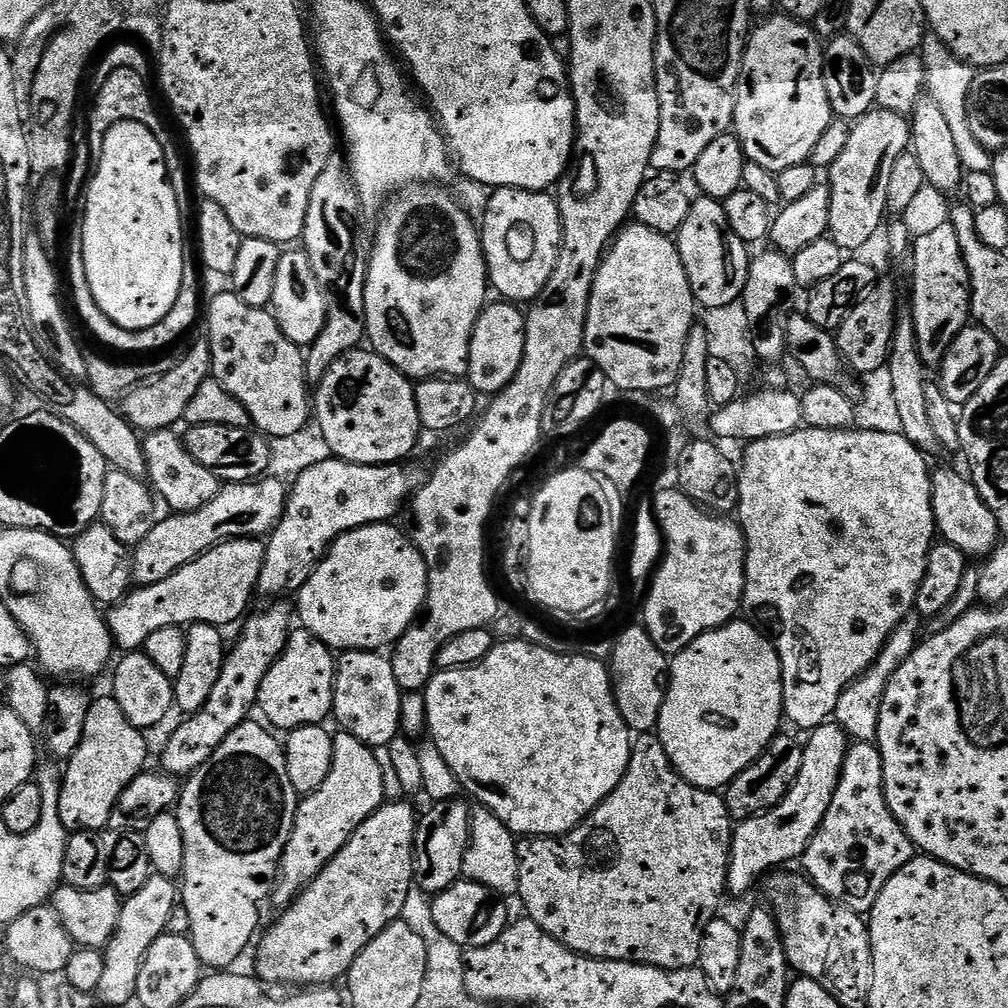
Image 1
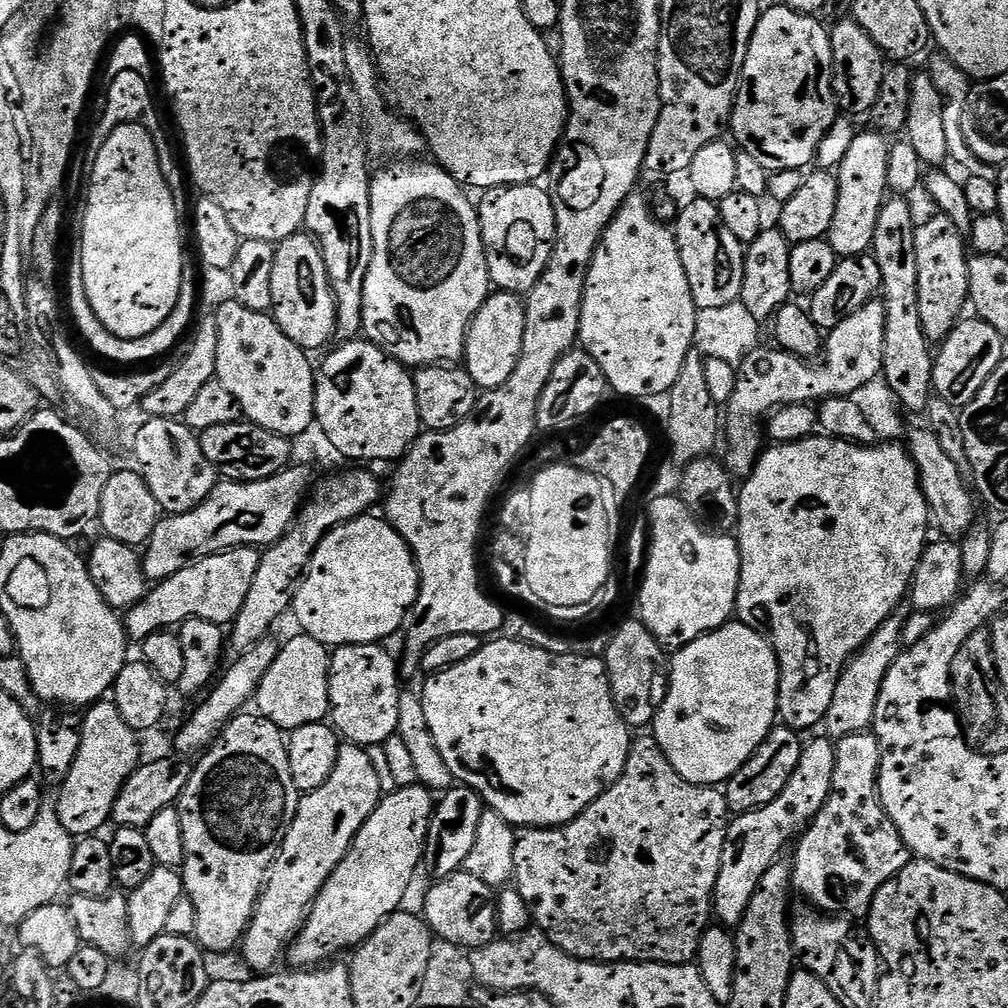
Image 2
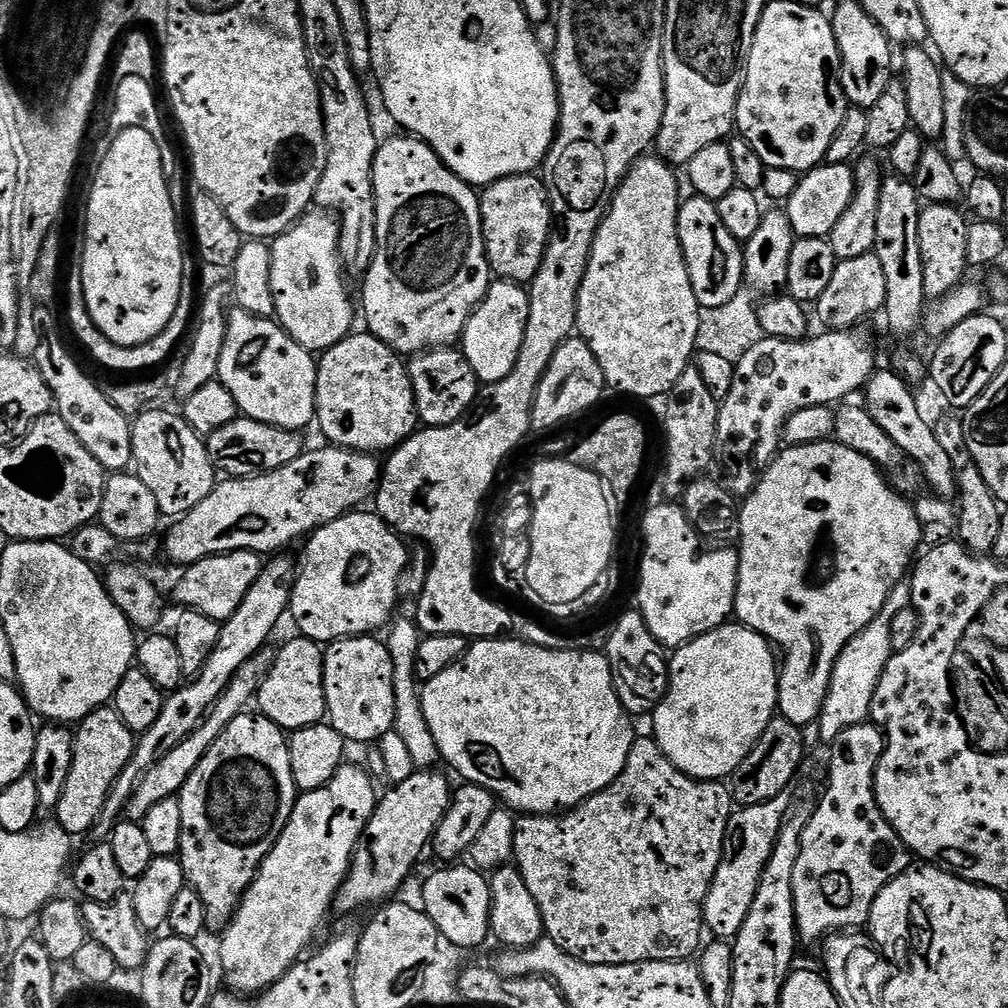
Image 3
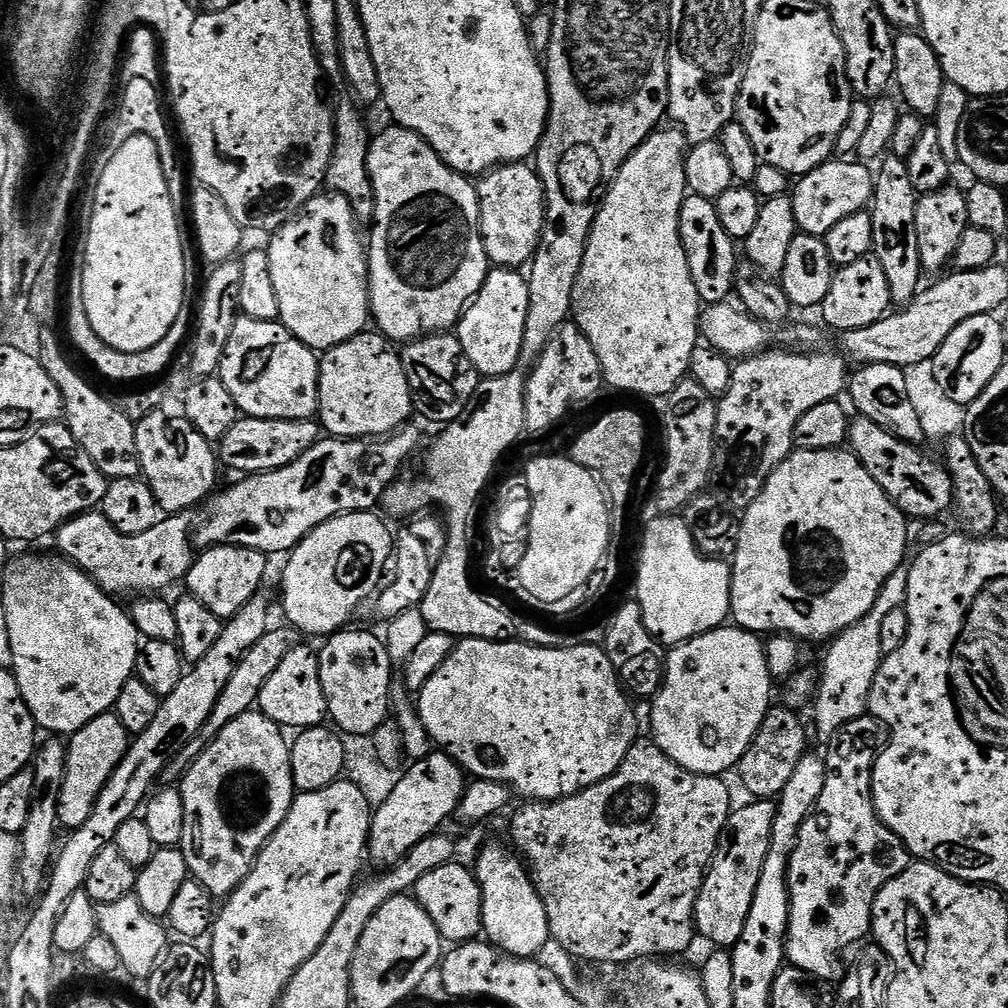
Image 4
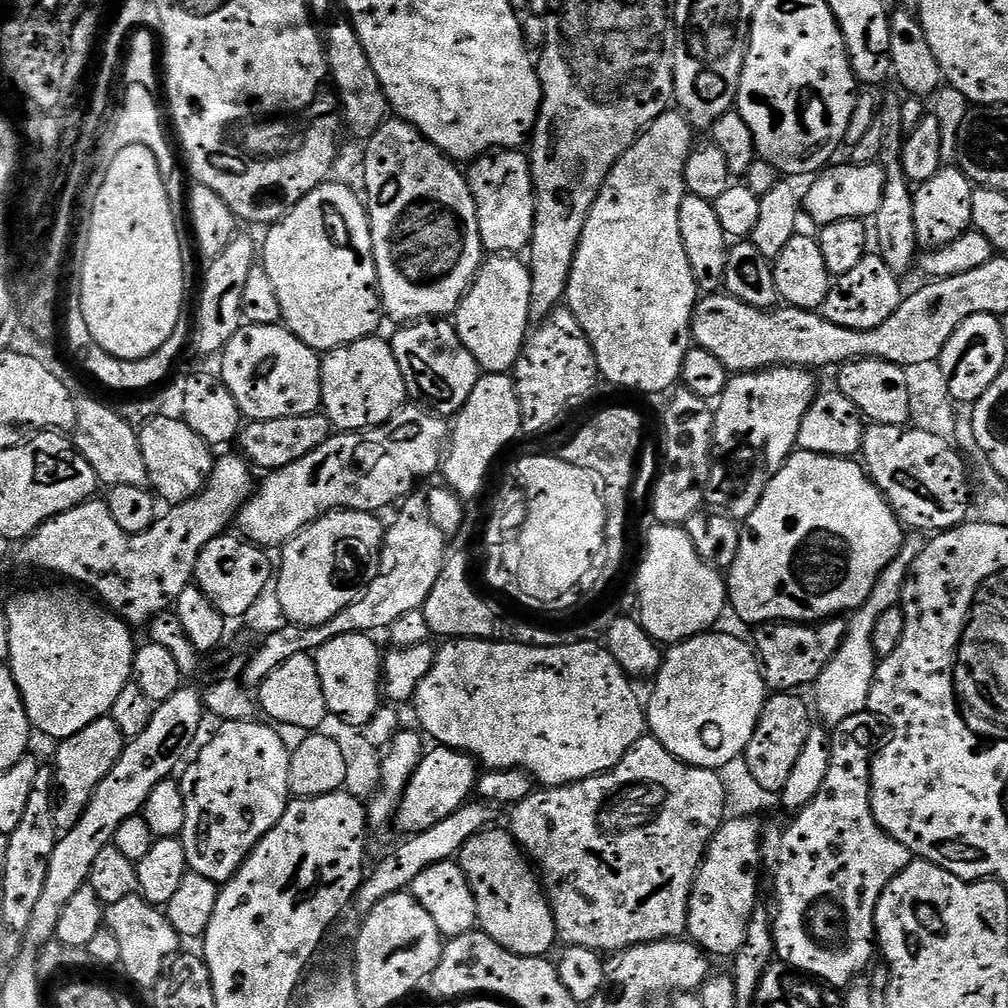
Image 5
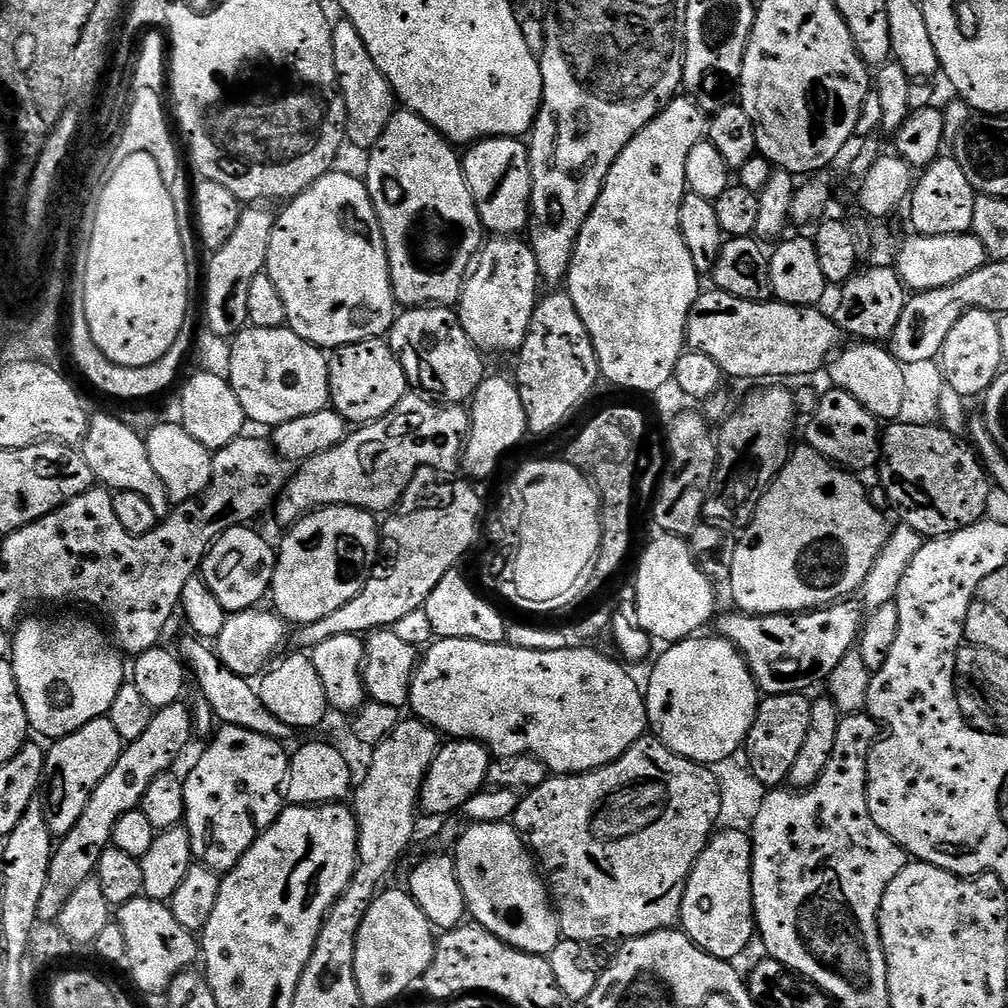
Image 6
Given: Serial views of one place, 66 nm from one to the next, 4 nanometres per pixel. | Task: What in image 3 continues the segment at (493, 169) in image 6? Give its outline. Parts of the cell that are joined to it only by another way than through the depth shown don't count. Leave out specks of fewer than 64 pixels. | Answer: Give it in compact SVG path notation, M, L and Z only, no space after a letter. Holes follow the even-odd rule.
M536 174L507 176L487 185L479 197L489 269L501 280L527 285L538 274L554 223L545 181Z

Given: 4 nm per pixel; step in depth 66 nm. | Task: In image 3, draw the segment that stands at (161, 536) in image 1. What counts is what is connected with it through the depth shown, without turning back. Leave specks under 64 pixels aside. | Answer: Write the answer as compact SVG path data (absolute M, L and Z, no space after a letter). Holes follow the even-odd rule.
M329 446L322 450L305 451L304 455L294 458L294 462L264 476L221 479L212 492L194 506L194 510L173 523L176 525L164 540L164 552L179 566L196 564L207 556L221 556L224 552L279 553L299 536L307 537L322 525L367 505L364 503L373 499L381 471L381 461L371 452L352 452L349 448Z

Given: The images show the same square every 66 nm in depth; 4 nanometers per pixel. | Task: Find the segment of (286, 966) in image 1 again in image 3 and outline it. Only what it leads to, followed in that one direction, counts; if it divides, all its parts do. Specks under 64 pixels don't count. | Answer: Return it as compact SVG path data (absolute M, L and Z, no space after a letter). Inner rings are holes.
M417 770L406 782L391 785L387 789L389 792L379 797L374 814L370 822L364 827L364 834L356 851L352 854L352 865L348 867L348 874L345 876L342 886L336 895L335 911L356 912L359 908L368 908L371 904L375 906L383 905L391 901L397 895L406 882L406 878L413 875L416 863L420 860L420 855L432 843L432 836L436 833L436 828L442 822L446 810L452 805L453 785L448 785L446 777L440 770Z

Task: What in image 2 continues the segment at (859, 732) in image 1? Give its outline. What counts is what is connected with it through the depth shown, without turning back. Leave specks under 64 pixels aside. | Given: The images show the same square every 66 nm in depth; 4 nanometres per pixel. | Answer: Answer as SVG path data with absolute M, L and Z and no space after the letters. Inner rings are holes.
M905 600L899 605L890 619L882 624L863 647L848 661L844 672L839 676L834 695L830 702L830 709L824 719L827 735L834 740L848 737L852 733L867 731L877 706L878 694L883 679L895 659L902 652L900 638L904 636L907 618L912 615L914 607L911 601Z

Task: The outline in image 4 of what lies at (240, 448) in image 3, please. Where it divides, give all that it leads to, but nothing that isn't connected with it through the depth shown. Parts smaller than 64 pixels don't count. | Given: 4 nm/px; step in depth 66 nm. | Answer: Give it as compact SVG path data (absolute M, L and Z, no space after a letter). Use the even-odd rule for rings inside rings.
M244 416L226 430L226 434L218 441L218 460L221 465L224 464L236 474L255 474L257 472L273 472L282 466L290 466L306 450L310 450L315 444L322 439L322 428L315 419L310 420L271 420L270 418L254 418L253 416Z

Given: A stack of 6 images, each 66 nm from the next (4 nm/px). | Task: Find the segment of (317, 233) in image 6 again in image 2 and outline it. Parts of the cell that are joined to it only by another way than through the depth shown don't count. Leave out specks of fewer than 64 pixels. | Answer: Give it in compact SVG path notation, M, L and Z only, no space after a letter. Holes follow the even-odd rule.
M297 234L276 244L274 278L270 278L272 311L276 324L297 346L320 348L336 334L336 303L322 262L320 247L308 234Z

